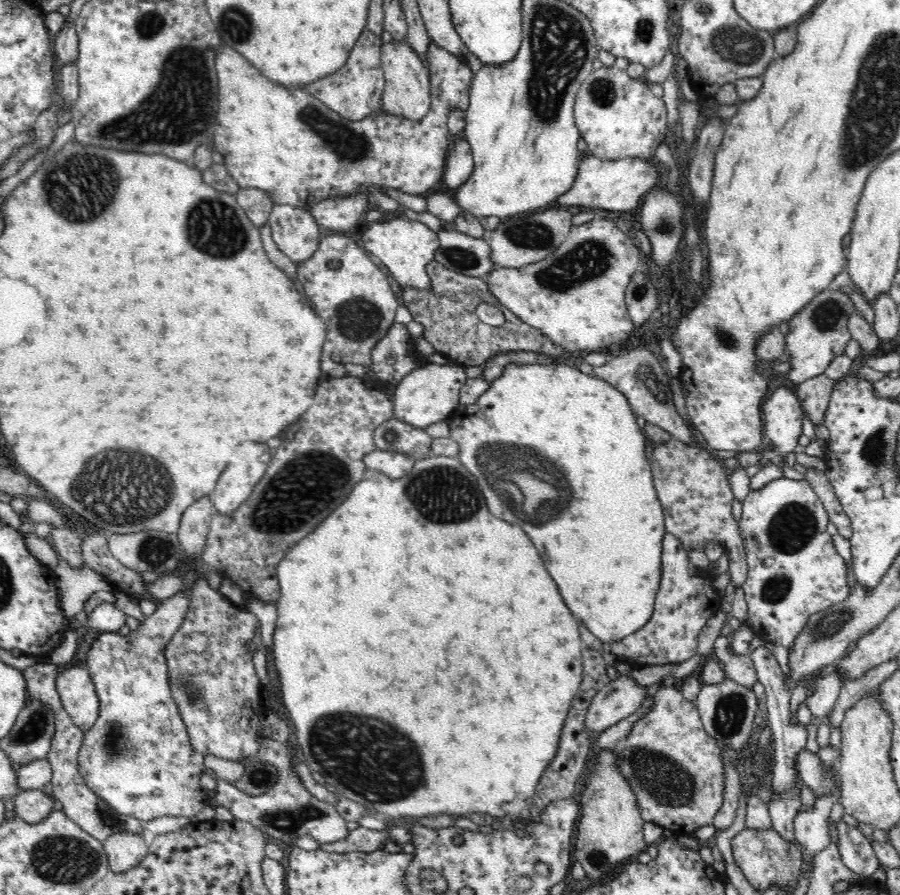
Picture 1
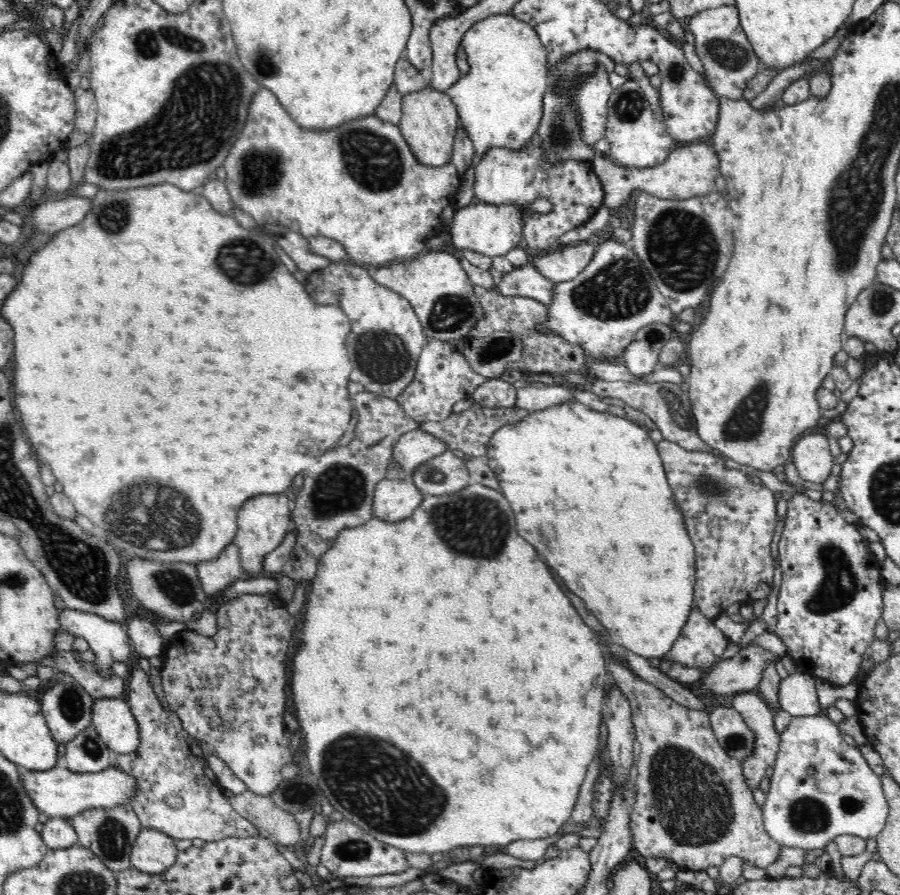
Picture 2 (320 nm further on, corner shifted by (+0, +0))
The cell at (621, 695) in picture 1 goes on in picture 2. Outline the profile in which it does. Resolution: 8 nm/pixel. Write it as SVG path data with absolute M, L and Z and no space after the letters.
M748 645L731 658L716 661L699 680L703 694L736 694L756 692L767 668L766 662L776 663L780 657L761 647Z

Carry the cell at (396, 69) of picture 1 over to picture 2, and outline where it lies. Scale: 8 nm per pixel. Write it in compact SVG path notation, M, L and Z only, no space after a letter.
M431 85L402 95L402 118L399 129L407 140L409 148L415 157L422 163L438 168L446 166L452 160L452 144L456 138L456 130L459 128L459 116L456 105L446 92L438 92Z

